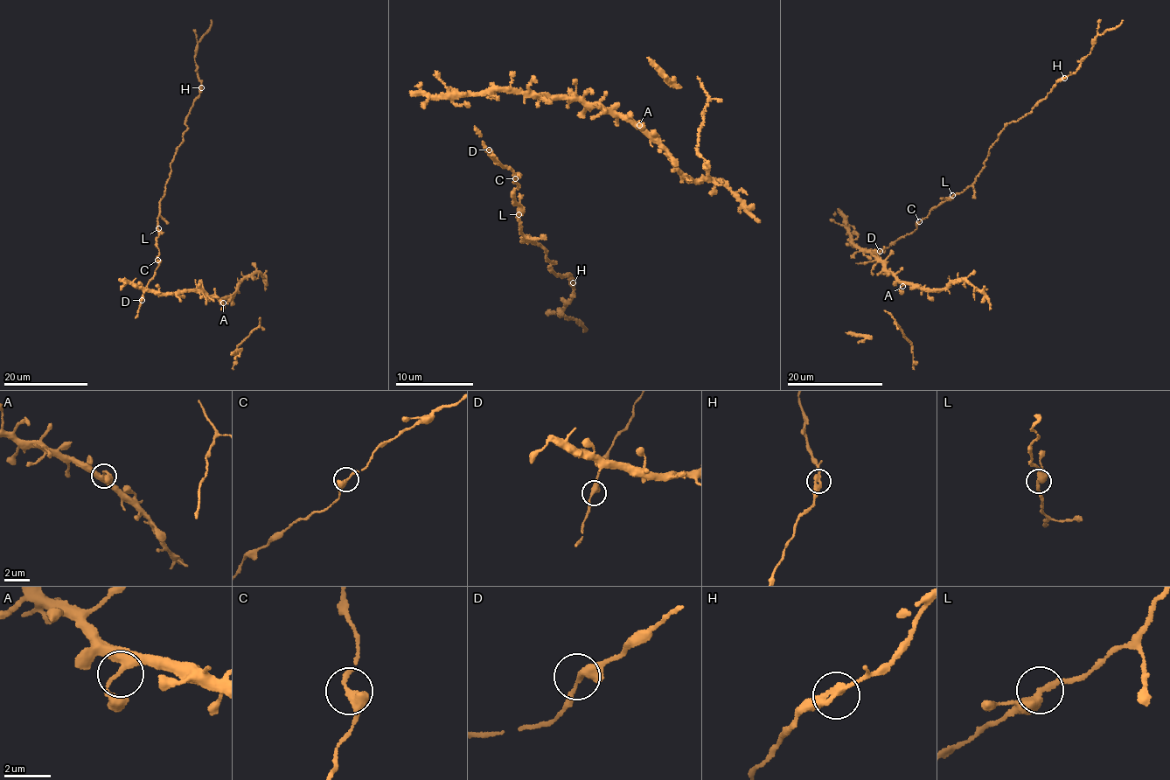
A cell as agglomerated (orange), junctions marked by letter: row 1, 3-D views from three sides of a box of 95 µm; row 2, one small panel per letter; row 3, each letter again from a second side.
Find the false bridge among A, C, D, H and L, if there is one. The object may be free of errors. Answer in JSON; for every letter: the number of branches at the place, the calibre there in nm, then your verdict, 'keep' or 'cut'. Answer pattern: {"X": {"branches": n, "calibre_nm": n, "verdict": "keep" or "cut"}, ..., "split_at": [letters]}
{"A": {"branches": 3, "calibre_nm": 300, "verdict": "keep"}, "C": {"branches": 2, "calibre_nm": 340, "verdict": "keep"}, "D": {"branches": 2, "calibre_nm": 320, "verdict": "keep"}, "H": {"branches": 2, "calibre_nm": 320, "verdict": "keep"}, "L": {"branches": 2, "calibre_nm": 360, "verdict": "keep"}, "split_at": []}

